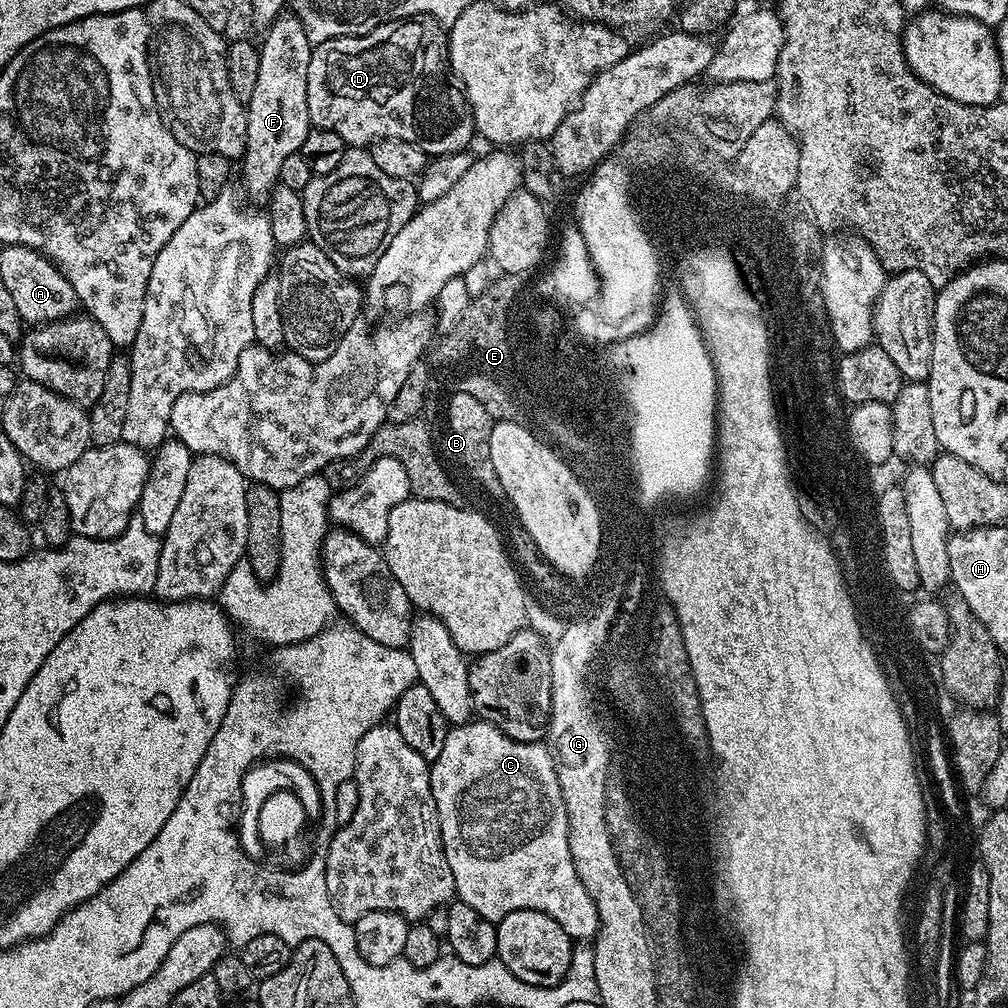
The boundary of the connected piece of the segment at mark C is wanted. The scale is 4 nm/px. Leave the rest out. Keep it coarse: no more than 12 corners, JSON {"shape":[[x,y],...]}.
{"shape":[[479,718],[431,761],[459,903],[600,929],[543,743]]}

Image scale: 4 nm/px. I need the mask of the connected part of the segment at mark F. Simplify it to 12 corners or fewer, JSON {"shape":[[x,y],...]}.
{"shape":[[291,10],[259,41],[243,195],[262,206],[314,126],[313,42]]}

